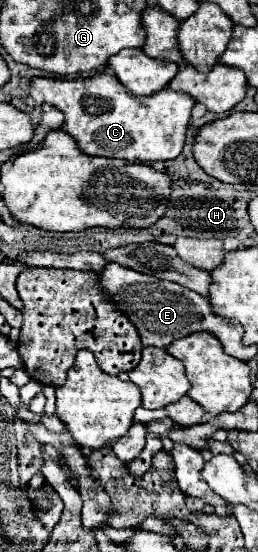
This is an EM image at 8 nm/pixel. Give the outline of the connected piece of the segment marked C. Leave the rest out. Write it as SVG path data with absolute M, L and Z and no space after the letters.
M96 73L86 79L32 77L30 87L42 91L44 101L66 115L64 131L84 153L126 159L130 163L176 159L184 147L190 111L196 103L186 93L170 89L162 89L148 97L136 97L130 95L114 75L106 73Z

